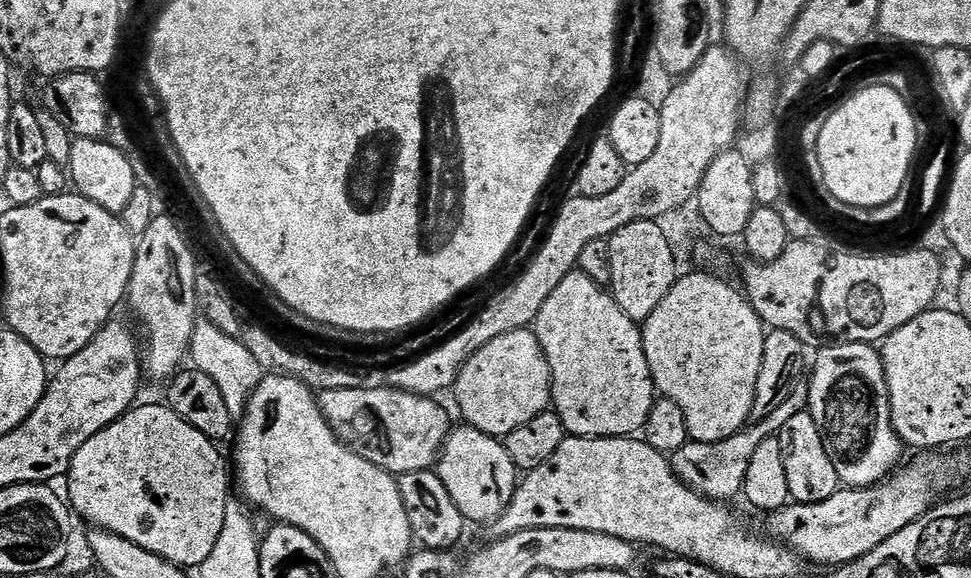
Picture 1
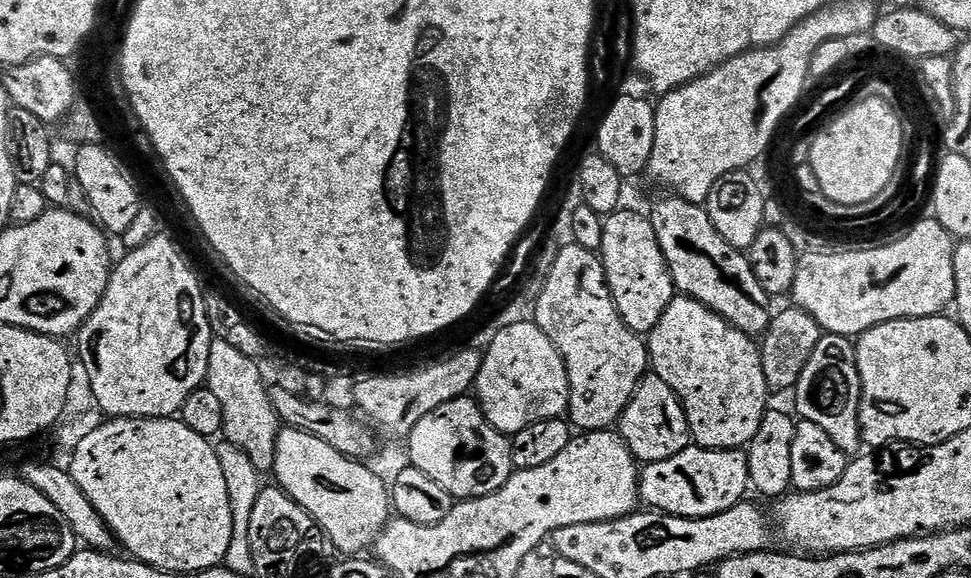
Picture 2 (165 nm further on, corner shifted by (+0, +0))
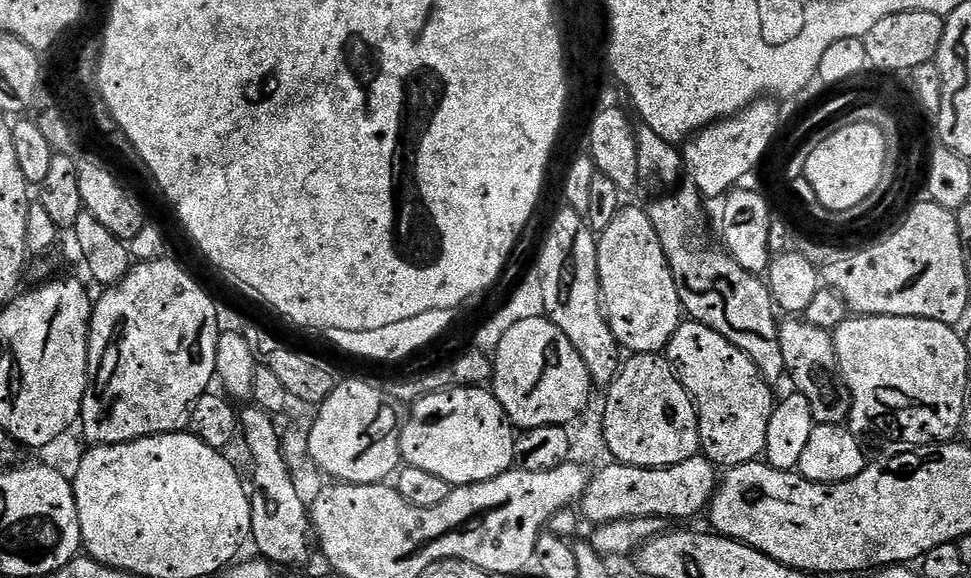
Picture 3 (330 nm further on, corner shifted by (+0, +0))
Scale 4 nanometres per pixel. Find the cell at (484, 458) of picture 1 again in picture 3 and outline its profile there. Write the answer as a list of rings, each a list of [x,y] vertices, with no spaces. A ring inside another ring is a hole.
[[[487,387],[430,392],[415,401],[411,408],[412,413],[406,416],[398,433],[398,447],[405,465],[438,474],[438,478],[446,478],[453,486],[498,478],[515,465],[517,433],[498,398]]]

